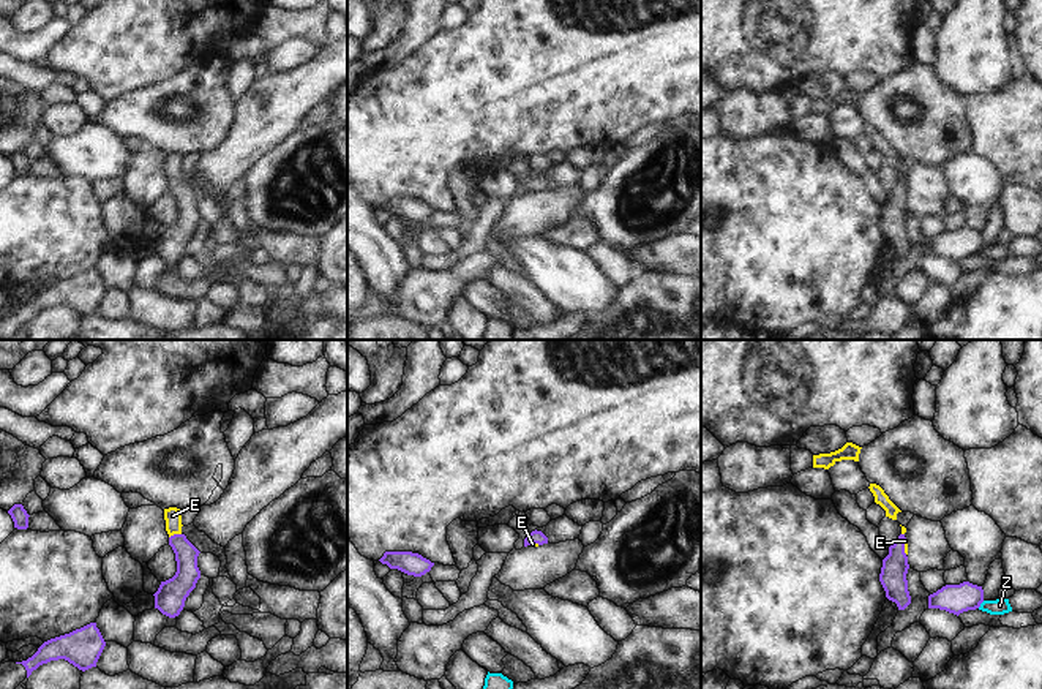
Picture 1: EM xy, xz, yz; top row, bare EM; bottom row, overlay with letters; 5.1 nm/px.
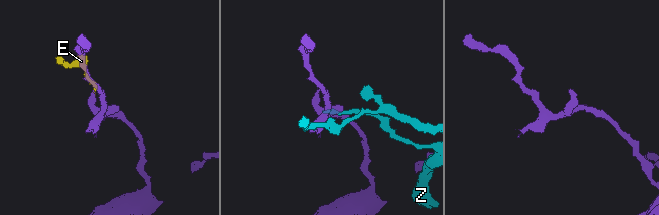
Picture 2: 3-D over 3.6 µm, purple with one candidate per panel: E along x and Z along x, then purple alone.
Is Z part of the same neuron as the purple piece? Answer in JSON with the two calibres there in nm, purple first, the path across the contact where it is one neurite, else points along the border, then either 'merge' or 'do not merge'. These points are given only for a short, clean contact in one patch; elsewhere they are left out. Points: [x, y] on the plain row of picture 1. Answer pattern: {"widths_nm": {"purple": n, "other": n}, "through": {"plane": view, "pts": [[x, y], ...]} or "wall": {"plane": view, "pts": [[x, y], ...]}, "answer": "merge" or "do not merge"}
{"widths_nm": {"purple": 150, "other": 80}, "wall": {"plane": "yz", "pts": [[984, 247], [978, 253]]}, "answer": "do not merge"}

